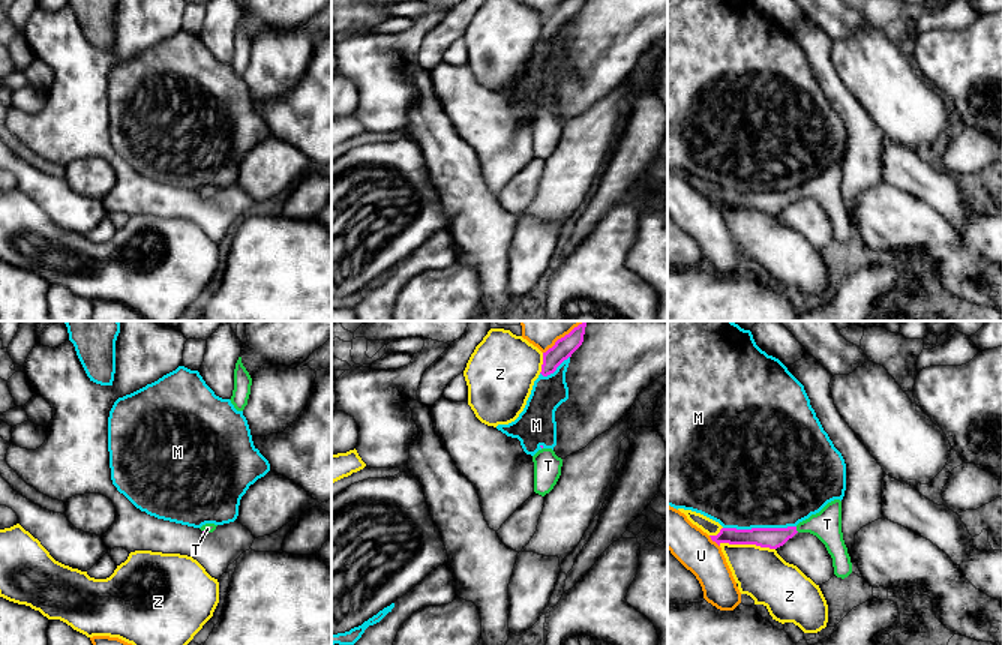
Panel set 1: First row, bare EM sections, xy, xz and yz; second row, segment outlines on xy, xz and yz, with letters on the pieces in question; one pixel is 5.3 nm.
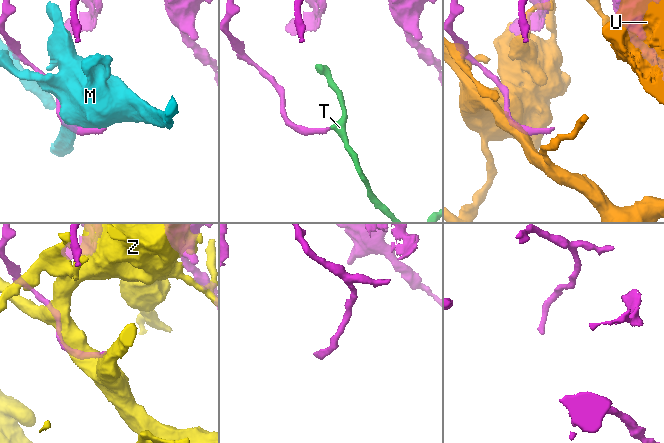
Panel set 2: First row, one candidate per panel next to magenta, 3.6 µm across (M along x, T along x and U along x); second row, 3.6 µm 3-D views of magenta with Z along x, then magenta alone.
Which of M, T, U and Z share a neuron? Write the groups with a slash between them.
M / T / U / Z

